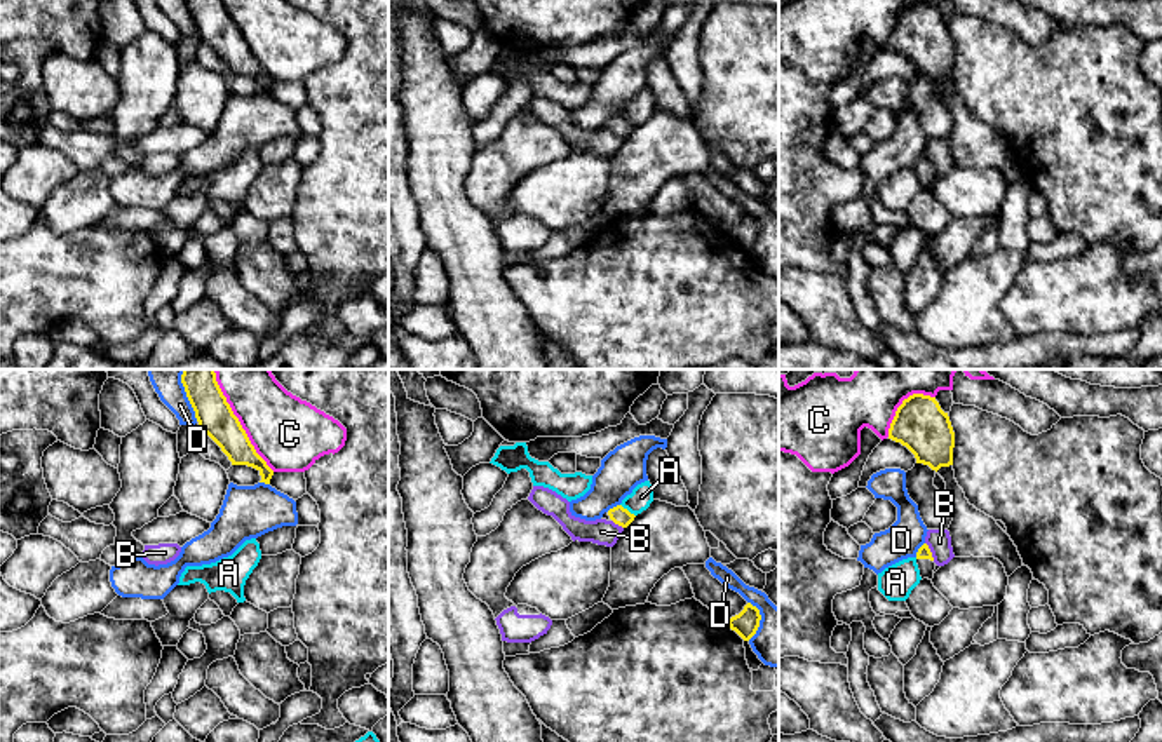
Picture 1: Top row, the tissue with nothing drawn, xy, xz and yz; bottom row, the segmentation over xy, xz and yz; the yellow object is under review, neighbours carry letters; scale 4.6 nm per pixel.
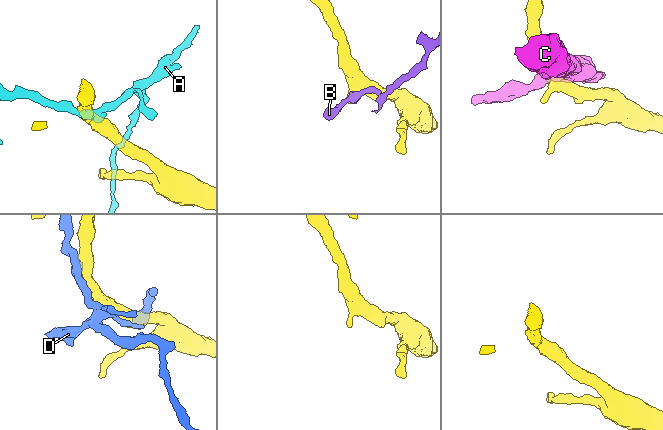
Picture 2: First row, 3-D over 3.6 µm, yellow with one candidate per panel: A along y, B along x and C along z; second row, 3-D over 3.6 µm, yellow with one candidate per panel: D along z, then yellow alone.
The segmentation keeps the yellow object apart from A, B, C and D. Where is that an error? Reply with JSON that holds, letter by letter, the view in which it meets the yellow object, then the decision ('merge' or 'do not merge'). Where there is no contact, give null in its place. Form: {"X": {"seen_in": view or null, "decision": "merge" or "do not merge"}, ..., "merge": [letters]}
{"A": {"seen_in": "xz", "decision": "do not merge"}, "B": {"seen_in": "yz", "decision": "do not merge"}, "C": {"seen_in": "xy", "decision": "do not merge"}, "D": {"seen_in": "xy", "decision": "do not merge"}, "merge": []}

